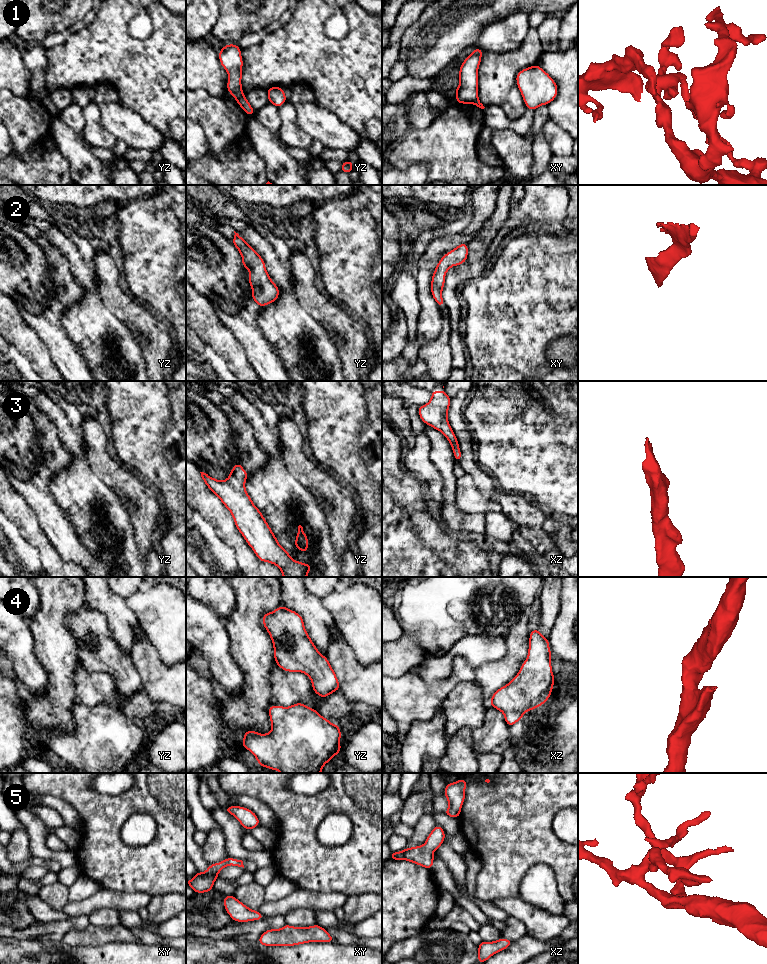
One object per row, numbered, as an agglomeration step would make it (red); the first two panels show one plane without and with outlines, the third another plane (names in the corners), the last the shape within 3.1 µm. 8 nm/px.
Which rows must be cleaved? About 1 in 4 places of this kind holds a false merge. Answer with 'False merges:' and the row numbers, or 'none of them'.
False merges: 1

